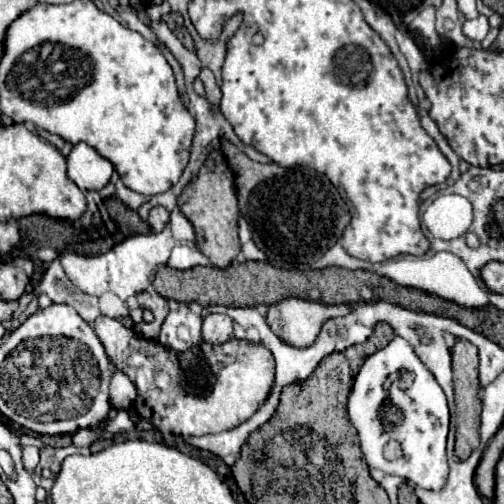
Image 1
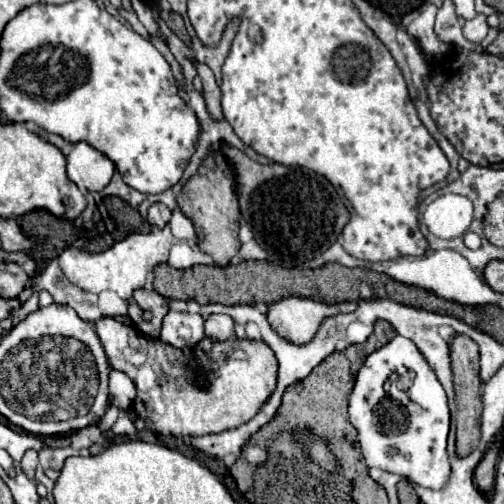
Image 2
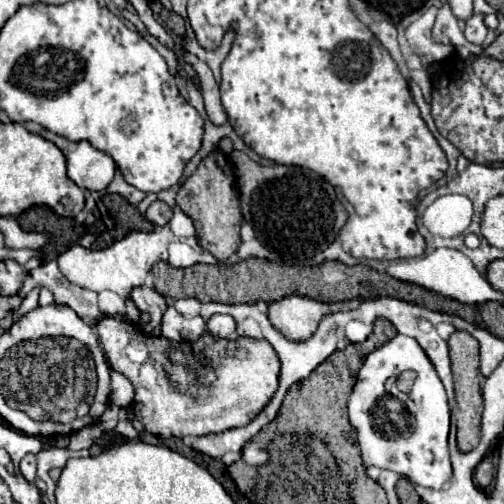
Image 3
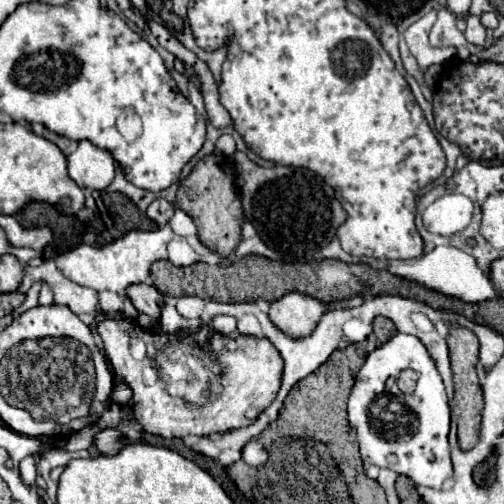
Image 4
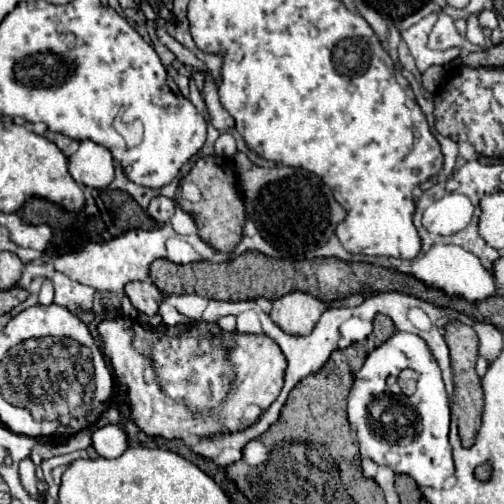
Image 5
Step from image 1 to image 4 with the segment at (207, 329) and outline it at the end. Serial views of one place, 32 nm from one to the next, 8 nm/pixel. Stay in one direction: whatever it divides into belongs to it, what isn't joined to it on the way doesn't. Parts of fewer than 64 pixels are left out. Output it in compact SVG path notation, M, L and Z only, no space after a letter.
M218 316L218 318L212 318L208 326L212 332L218 332L222 336L232 336L236 330L236 320L230 316Z

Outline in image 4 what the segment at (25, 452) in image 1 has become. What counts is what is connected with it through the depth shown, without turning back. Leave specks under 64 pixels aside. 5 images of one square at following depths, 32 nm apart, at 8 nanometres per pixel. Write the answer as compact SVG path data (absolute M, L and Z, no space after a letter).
M26 456L20 462L20 476L28 486L34 486L34 482L36 482L36 460L34 460L34 456Z

